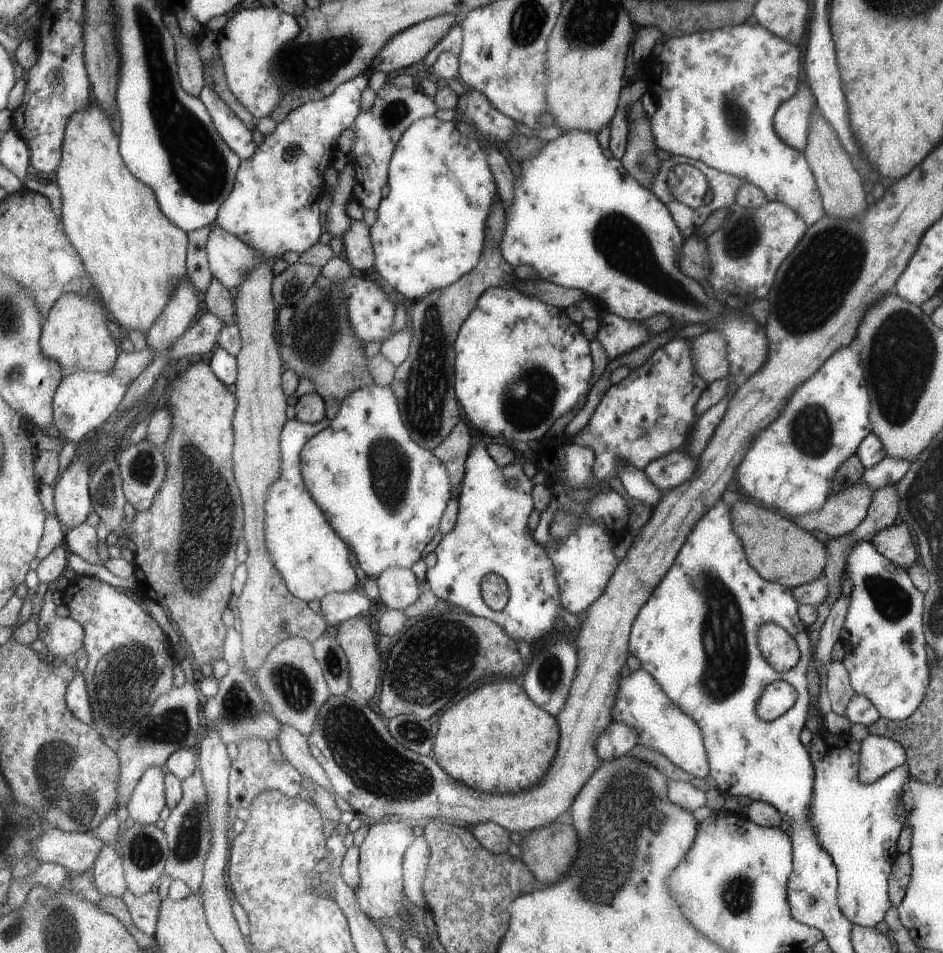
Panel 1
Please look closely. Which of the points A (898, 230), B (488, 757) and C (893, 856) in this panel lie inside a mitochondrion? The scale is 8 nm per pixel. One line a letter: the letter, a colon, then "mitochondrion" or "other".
A: other
B: other
C: other

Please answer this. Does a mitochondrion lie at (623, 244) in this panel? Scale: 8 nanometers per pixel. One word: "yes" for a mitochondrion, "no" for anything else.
yes

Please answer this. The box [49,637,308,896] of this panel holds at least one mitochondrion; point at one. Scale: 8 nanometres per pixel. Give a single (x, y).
(127, 674)

